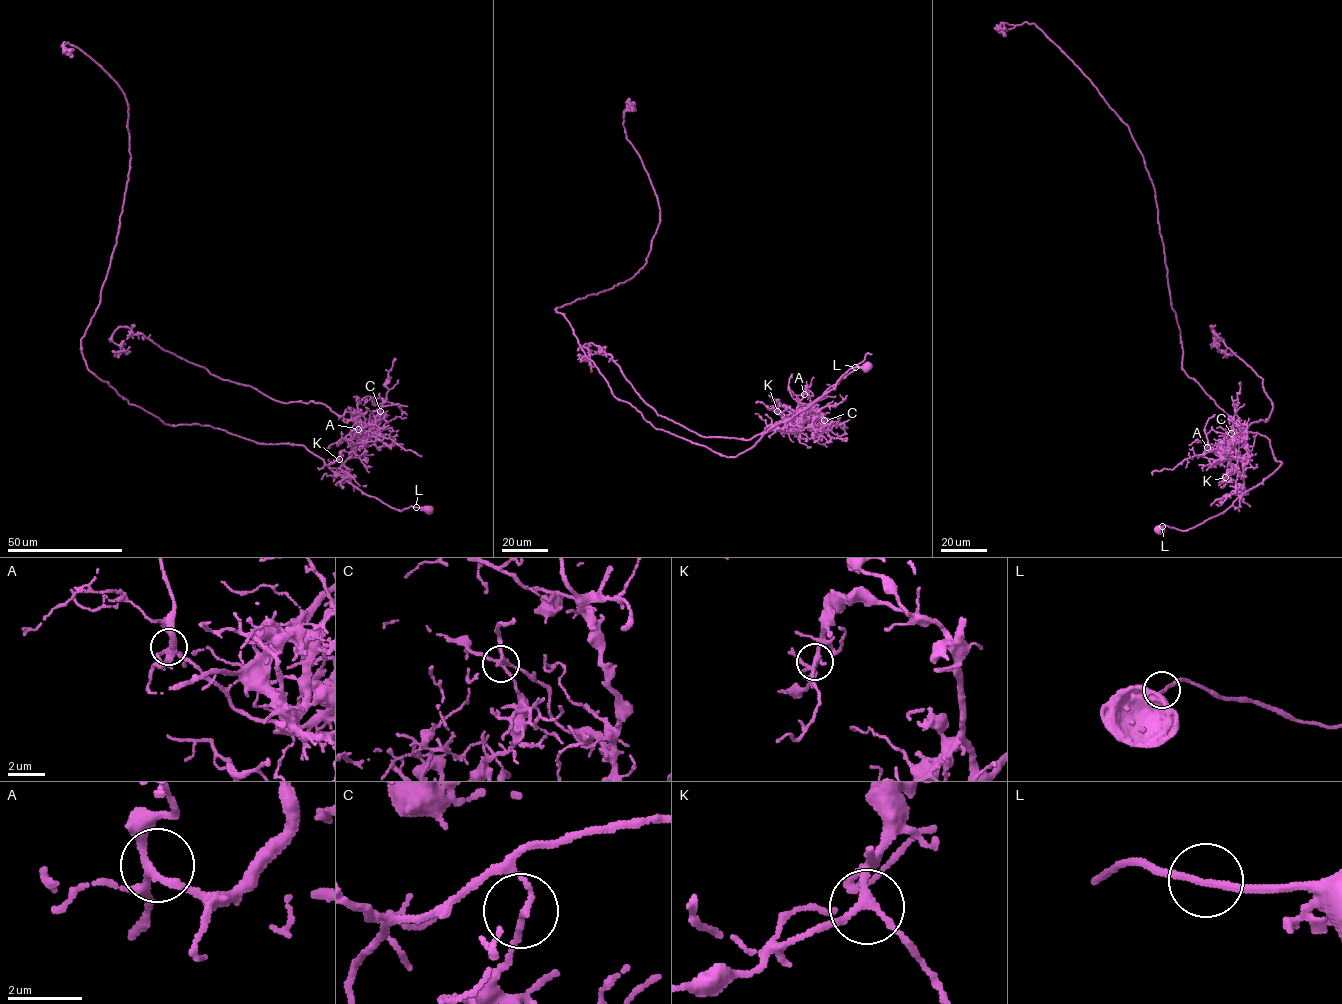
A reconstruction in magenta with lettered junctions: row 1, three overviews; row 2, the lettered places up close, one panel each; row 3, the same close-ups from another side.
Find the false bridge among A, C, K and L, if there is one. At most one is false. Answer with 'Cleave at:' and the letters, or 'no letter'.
Cleave at: C

